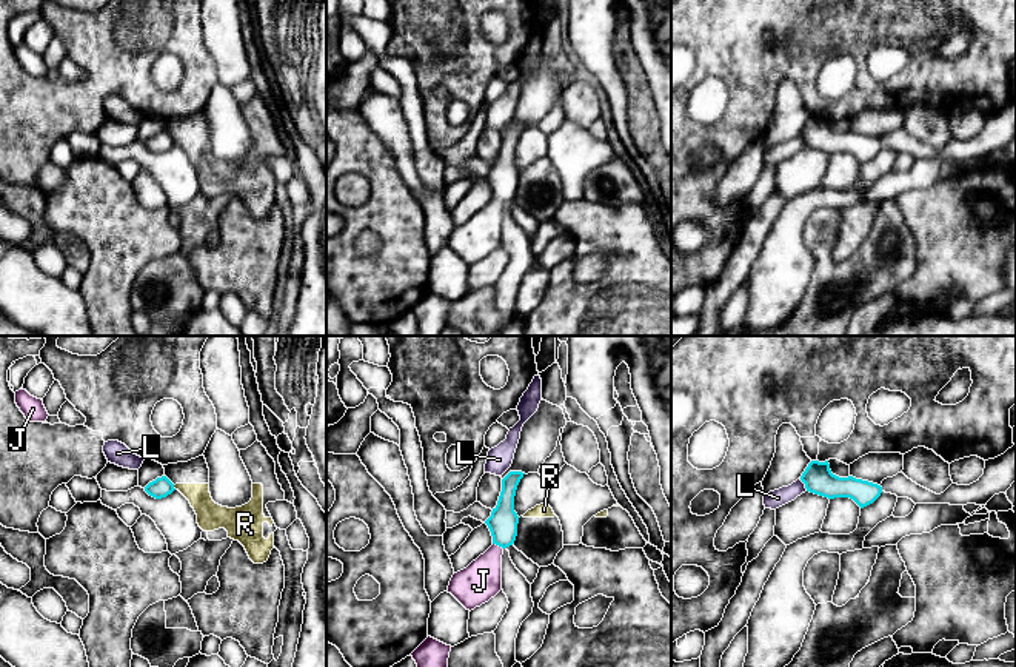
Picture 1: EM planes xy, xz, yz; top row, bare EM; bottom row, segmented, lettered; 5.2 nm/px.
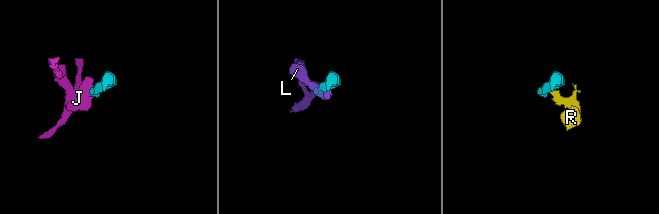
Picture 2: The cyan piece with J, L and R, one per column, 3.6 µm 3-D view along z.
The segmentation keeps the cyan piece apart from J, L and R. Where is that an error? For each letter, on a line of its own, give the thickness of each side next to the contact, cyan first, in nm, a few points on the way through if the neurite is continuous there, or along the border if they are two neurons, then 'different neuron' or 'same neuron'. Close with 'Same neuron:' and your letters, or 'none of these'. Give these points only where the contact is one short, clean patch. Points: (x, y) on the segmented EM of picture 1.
J: 150/200 nm | across xz (502, 522), (502, 538), (497, 544), (481, 581) | same neuron
L: 160/90 nm | along yz (799, 479), (807, 490) | different neuron
R: 100/140 nm | along xy (173, 486), (176, 489) | different neuron
Same neuron: J

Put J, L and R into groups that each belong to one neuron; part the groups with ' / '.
J / L / R

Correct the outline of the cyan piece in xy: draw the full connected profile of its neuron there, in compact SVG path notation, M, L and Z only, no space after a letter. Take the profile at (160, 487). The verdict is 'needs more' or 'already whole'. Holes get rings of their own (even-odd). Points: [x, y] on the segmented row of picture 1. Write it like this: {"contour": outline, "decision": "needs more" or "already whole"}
{"contour": "M166 476L157 478L145 487L145 491L155 499L166 498L174 490L174 484Z", "decision": "already whole"}

